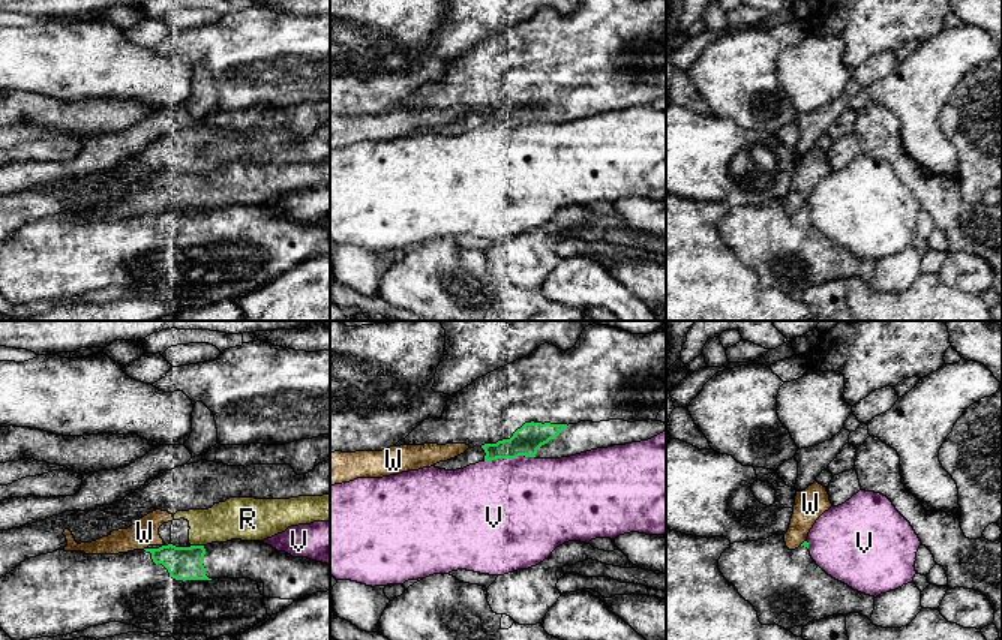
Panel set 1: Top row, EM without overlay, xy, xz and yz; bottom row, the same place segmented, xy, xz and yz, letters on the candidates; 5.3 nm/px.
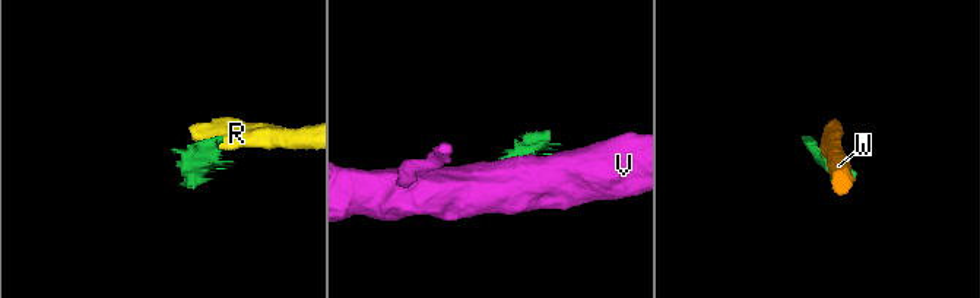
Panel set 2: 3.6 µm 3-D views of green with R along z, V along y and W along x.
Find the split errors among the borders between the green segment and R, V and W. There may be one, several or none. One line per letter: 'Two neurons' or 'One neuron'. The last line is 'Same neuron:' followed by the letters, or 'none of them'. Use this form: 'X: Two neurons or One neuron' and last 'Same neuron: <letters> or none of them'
R: Two neurons
V: Two neurons
W: Two neurons
Same neuron: none of them

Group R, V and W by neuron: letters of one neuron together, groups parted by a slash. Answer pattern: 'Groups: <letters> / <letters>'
Groups: R W / V

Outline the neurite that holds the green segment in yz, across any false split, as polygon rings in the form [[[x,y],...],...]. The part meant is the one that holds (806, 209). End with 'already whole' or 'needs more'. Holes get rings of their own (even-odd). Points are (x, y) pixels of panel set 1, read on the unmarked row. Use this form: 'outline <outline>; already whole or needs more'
outline [[[784,199],[734,207],[718,223],[723,241],[758,276],[762,289],[788,295],[832,279],[872,282],[874,261],[832,243],[812,223],[808,207],[789,214]]]; needs more

